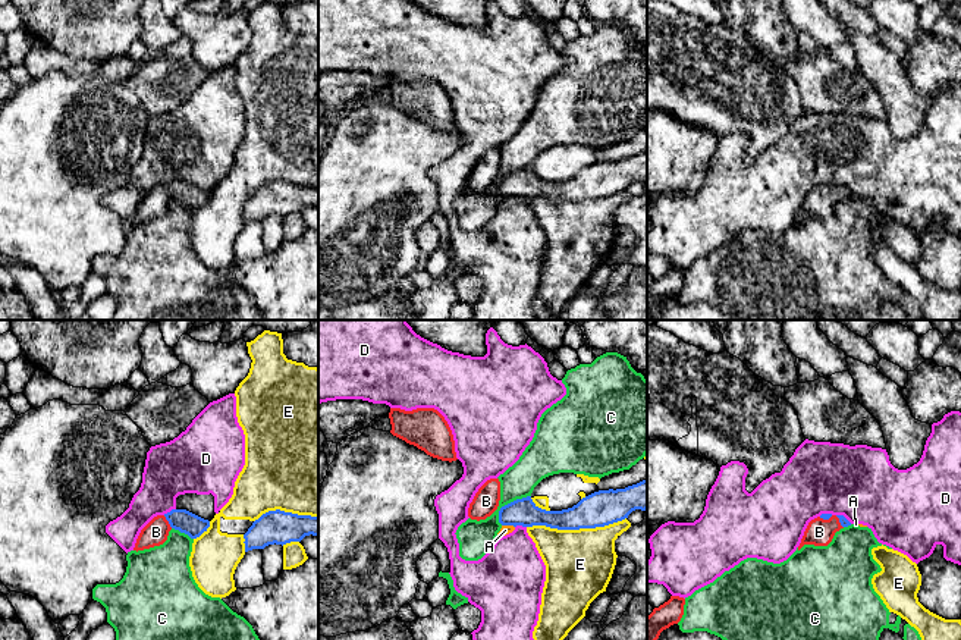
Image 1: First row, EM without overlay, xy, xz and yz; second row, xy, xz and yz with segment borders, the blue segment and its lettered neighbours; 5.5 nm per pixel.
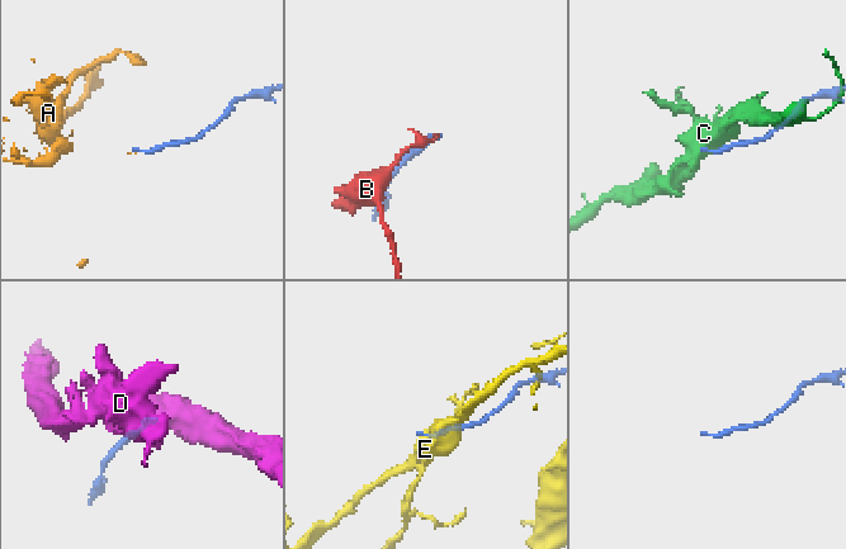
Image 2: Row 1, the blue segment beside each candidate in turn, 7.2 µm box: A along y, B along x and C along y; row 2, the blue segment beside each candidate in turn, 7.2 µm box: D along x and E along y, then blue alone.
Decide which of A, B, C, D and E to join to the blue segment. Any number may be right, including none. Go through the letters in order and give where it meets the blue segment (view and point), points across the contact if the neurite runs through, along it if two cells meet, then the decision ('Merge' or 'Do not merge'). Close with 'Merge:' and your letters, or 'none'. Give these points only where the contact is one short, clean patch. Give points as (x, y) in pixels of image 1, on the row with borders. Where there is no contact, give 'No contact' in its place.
A: Touches blue at xz (508, 524). Boundary: xz (502, 524), (514, 527). Do not merge
B: Touches blue at xy (167, 520). Path across: xy (182, 520), (167, 520), (156, 532). Merge
C: Touches blue at xz (508, 504). Boundary: xz (530, 495), (505, 504), (499, 511), (498, 521). Do not merge
D: Touches blue at xy (170, 511). Boundary: xy (175, 508), (163, 514). Do not merge
E: Touches blue at xz (575, 529). Do not merge
Merge: B

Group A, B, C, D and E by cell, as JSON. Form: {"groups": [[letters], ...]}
{"groups": [["A", "D"], ["B"], ["C"], ["E"]]}

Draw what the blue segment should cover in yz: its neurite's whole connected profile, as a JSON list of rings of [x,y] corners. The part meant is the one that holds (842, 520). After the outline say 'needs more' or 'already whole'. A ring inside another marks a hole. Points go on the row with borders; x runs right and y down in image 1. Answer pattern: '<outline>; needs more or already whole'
[[[822,514],[808,523],[798,550],[804,545],[827,546],[835,533],[848,526],[851,523],[844,515]]]; needs more

